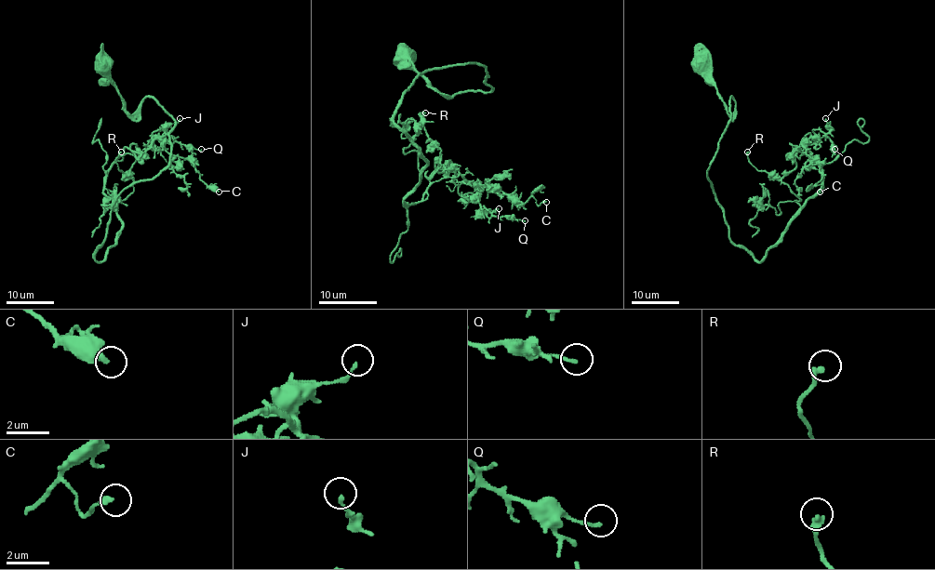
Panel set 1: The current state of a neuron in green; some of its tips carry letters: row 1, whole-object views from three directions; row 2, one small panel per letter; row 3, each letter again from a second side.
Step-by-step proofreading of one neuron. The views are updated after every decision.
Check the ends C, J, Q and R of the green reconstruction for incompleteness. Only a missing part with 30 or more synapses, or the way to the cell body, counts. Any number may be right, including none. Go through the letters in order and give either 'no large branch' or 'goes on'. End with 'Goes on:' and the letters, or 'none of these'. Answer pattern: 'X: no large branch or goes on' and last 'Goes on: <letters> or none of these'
C: no large branch
J: no large branch
Q: no large branch
R: no large branch
Goes on: none of these

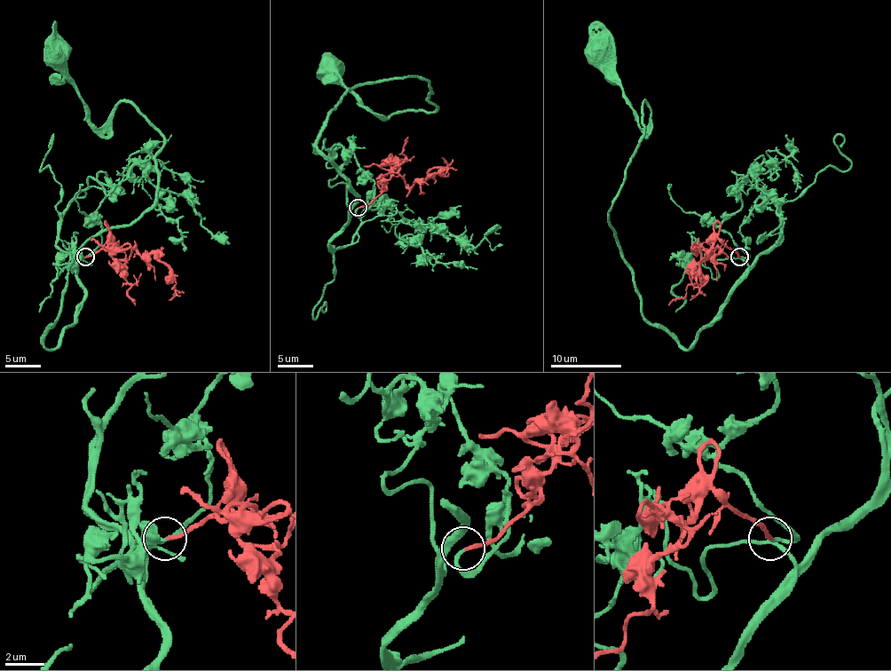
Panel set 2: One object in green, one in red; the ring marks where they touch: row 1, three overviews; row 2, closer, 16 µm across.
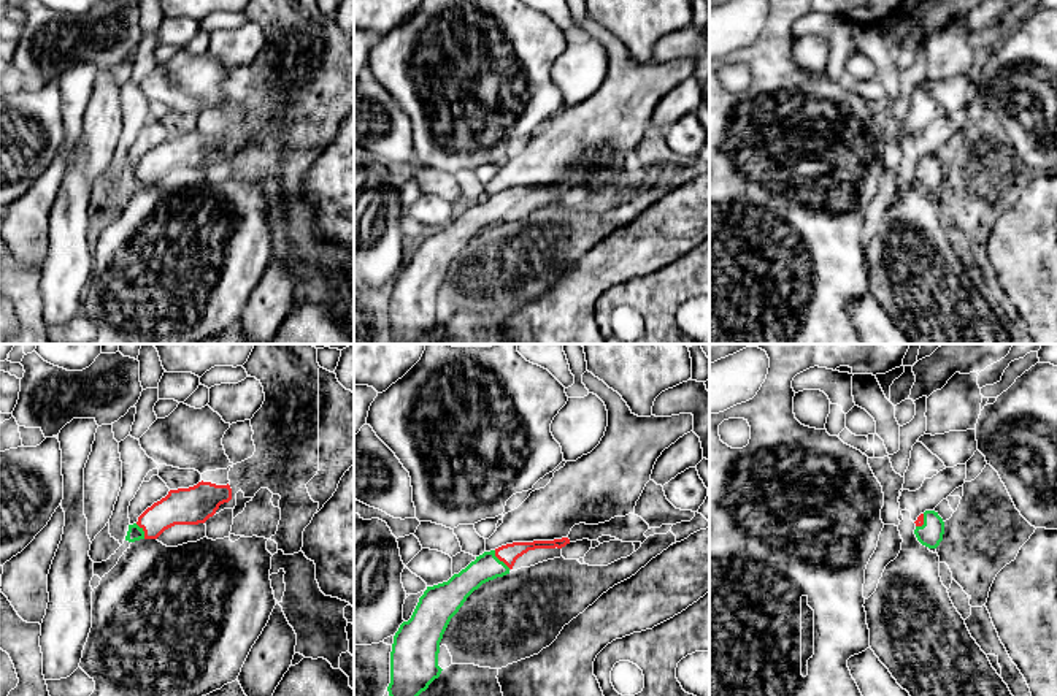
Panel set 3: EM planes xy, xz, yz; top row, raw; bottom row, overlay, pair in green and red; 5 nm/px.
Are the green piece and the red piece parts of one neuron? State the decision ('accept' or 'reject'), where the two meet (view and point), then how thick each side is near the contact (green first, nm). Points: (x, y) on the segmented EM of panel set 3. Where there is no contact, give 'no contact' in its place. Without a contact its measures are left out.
accept; contact xz (499, 560); calibres 140 and 100 nm

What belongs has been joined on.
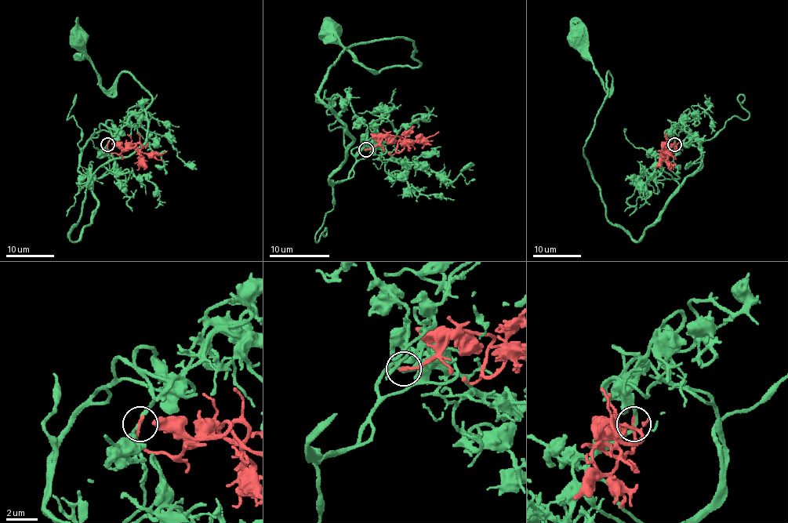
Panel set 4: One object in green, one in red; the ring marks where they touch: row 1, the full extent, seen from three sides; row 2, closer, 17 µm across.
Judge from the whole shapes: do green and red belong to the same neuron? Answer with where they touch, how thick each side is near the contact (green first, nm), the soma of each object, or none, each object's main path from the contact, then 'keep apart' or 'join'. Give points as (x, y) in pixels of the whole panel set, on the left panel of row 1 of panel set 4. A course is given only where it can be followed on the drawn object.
place (107, 144); calibres 200 and 240 nm; soma green (78, 38); soma red none; course green (107, 143), (101, 123), (82, 151), (72, 241), (151, 101), (127, 72), (106, 90), (81, 36); course red (107, 143), (110, 152), (119, 154), (132, 143), (139, 150), (152, 154), (167, 151); join

